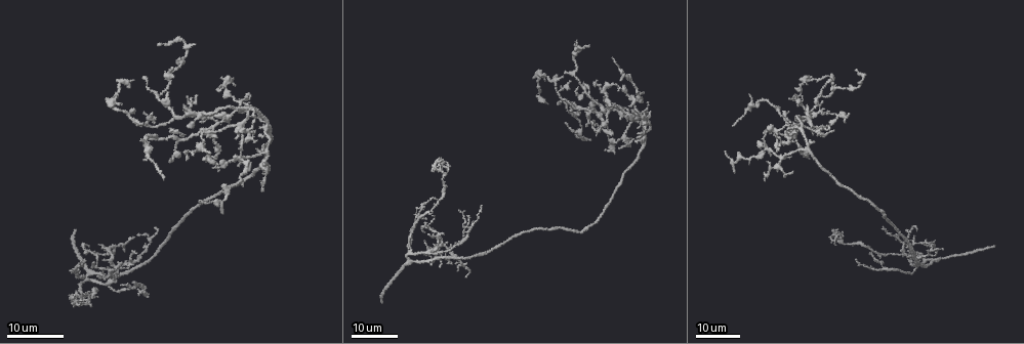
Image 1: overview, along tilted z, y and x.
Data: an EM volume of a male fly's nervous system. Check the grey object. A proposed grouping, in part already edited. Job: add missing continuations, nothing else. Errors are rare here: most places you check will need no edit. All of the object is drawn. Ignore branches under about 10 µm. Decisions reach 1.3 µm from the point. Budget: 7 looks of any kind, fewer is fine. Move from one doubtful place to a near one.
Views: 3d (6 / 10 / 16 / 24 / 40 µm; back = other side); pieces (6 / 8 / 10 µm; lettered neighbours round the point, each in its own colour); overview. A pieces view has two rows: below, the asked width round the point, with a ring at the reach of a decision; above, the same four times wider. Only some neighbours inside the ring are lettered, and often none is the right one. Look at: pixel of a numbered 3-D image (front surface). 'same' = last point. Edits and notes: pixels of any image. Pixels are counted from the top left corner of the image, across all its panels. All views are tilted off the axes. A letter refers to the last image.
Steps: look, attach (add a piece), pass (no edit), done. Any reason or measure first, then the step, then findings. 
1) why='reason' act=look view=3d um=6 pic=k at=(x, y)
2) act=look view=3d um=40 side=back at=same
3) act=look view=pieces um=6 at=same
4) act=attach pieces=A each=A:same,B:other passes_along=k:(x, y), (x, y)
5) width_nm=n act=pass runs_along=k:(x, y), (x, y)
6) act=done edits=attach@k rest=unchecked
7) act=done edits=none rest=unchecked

why='an open end' act=look view=3d um=24 pic=1 at=(593, 123)

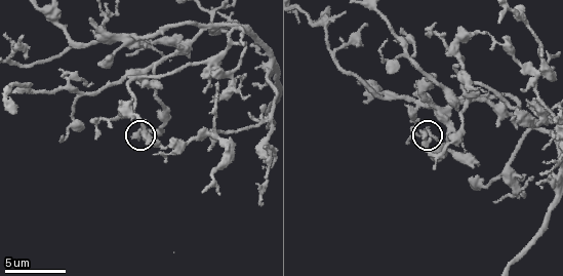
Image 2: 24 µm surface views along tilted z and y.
act=look view=pieces um=6 pic=2 at=(421, 130)

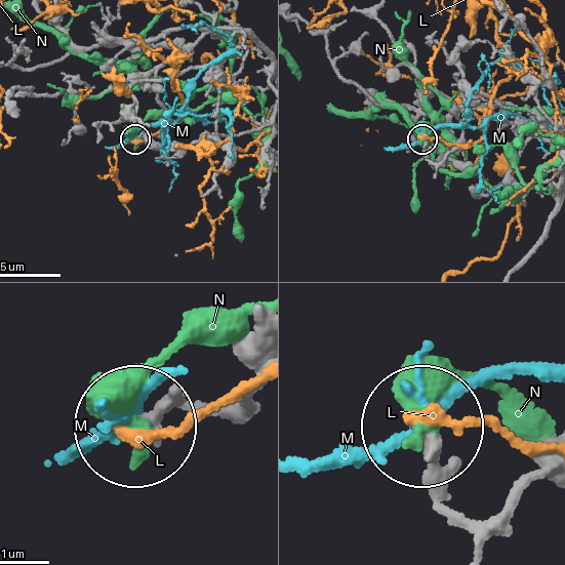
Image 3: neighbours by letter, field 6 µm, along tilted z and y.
act=pass each=L:other,M:other,N:other runs_along=3:(542, 469), (472, 521), (434, 482), (420, 436) found='none of them fits'

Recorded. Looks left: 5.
why='free end' act=look view=pieces um=10 pic=2 at=(98, 134)

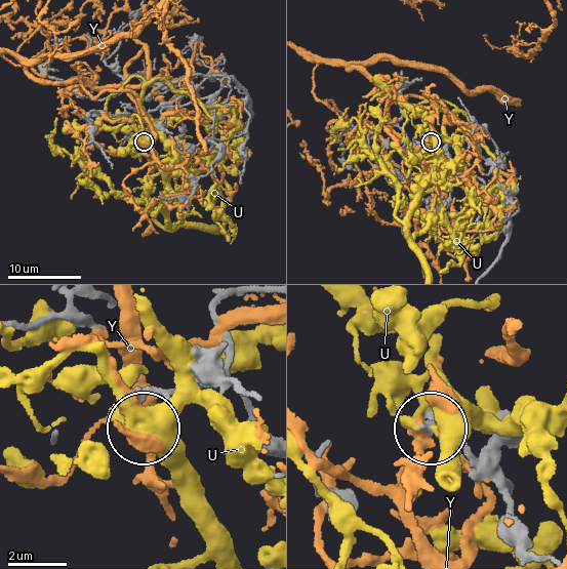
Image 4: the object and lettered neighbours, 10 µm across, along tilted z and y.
act=pass each=U:other,Y:other found='no lettered piece goes on from it'

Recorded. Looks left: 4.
why='an open end' act=look view=3d um=16 pic=1 at=(142, 78)

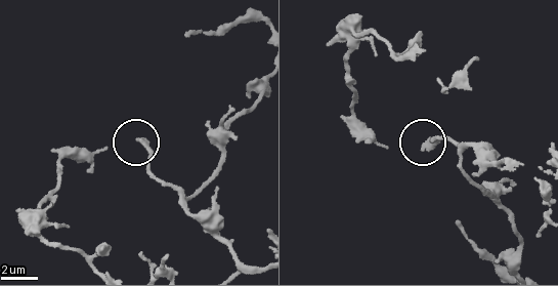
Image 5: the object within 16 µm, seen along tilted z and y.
act=look view=pieces um=6 pic=5 at=(138, 140)

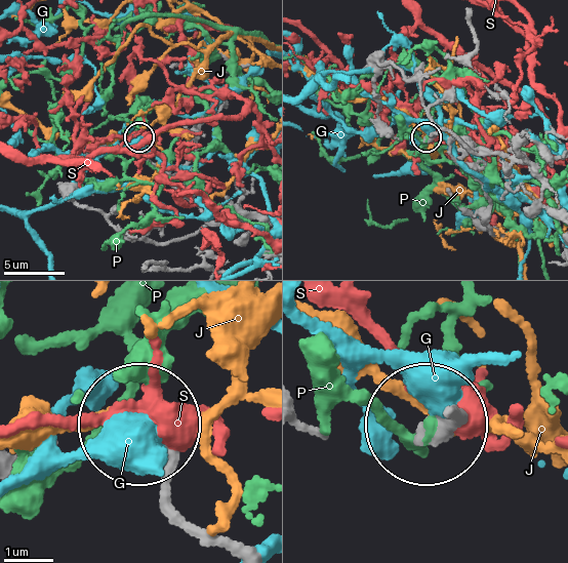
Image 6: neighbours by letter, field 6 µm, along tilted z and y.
act=pass each=G:other,J:other,P:other,S:other found='no lettered piece goes on from it'

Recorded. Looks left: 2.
act=look view=3d um=24 pic=1 at=(733, 126)

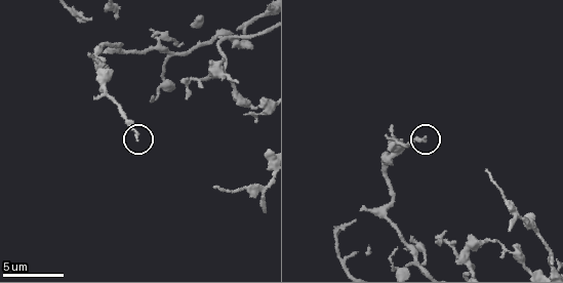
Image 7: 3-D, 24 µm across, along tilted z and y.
act=look view=pieces um=8 pic=7 at=(424, 136)

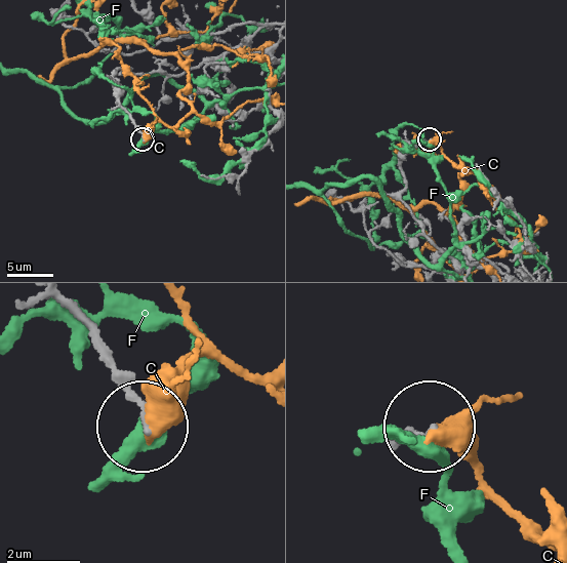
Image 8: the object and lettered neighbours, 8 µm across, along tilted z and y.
act=pass each=C:other,F:other runs_along=8:(71, 299), (145, 420) found='no lettered piece goes on from it'

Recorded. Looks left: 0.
act=done edits=none rest=unchecked

